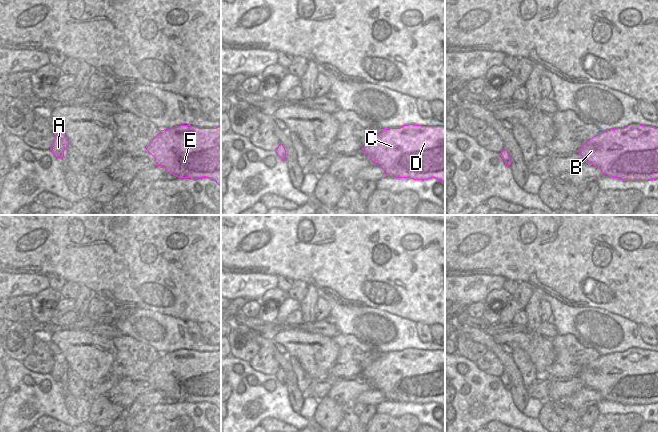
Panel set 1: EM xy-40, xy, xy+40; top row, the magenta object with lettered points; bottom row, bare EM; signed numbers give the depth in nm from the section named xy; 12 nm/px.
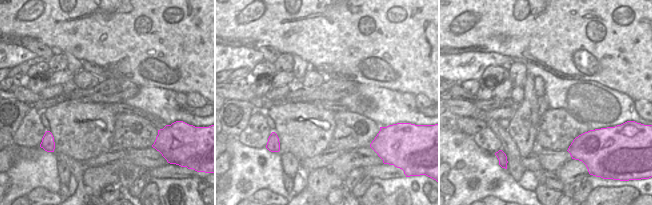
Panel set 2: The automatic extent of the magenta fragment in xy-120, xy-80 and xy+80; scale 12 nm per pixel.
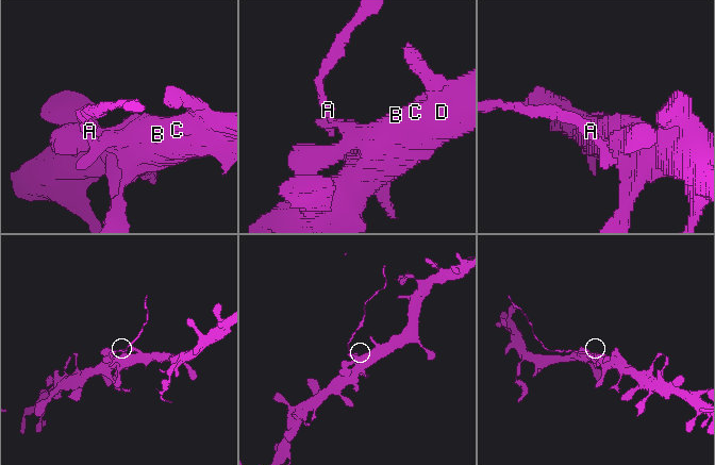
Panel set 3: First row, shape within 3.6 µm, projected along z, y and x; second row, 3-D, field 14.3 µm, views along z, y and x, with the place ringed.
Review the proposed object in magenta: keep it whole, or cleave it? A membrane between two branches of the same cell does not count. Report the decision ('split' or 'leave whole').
split

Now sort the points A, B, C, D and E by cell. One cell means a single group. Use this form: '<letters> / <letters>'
A / B C D E

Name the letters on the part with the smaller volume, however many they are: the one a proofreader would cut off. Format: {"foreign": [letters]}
{"foreign": ["A"]}

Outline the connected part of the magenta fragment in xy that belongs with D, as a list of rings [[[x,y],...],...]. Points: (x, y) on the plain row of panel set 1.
[[[404,349],[384,353],[362,373],[381,391],[386,401],[428,404],[436,402],[445,407],[445,350]]]

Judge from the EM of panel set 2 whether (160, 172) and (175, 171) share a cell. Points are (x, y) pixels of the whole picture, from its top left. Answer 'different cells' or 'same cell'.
same cell

